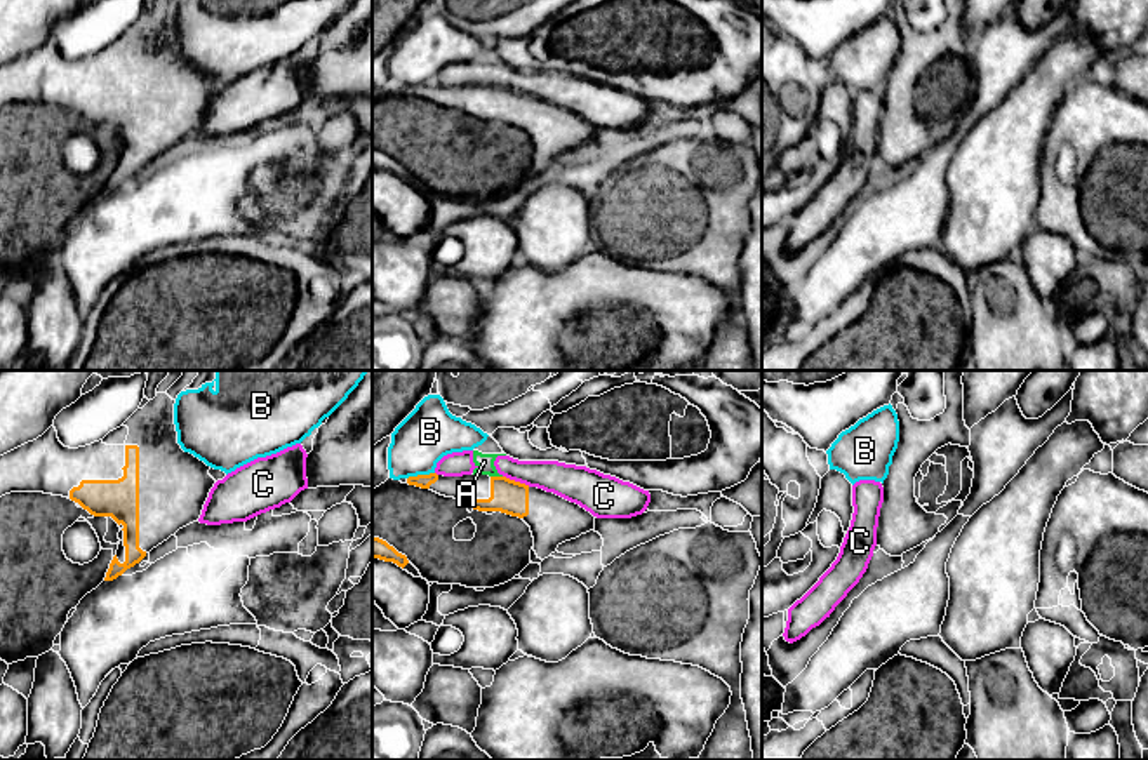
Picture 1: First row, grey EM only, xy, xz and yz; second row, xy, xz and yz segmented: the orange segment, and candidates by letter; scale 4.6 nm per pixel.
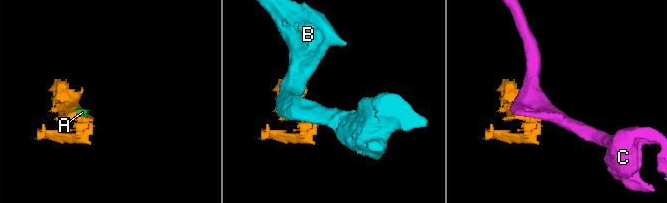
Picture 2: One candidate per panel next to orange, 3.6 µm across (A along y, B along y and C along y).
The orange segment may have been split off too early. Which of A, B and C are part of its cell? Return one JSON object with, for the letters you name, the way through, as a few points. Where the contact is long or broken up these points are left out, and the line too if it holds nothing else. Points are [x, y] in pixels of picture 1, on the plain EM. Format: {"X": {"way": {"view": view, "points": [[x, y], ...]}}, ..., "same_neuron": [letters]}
{"same_neuron": []}

